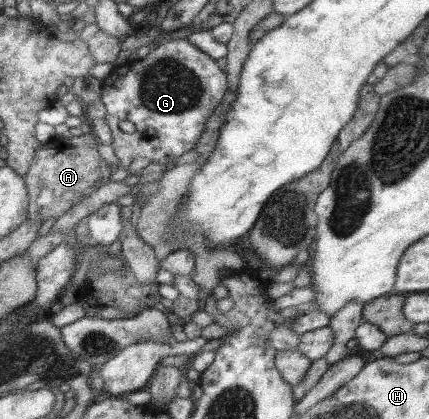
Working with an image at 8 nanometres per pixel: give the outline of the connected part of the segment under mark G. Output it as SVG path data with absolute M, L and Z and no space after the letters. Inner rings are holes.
M185 39L163 41L141 59L115 64L102 82L100 101L105 107L104 119L113 138L110 146L118 160L114 170L128 167L137 158L146 158L155 164L167 164L165 161L168 158L177 158L195 149L208 117L228 90L224 70L208 54L191 46ZM121 121L131 122L135 131L132 134L122 132L118 128Z

